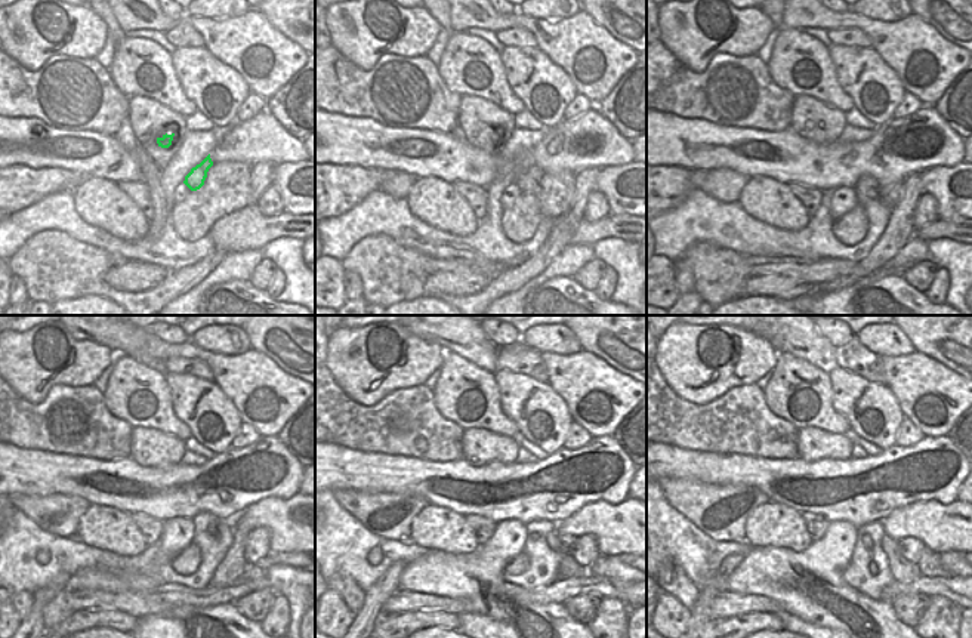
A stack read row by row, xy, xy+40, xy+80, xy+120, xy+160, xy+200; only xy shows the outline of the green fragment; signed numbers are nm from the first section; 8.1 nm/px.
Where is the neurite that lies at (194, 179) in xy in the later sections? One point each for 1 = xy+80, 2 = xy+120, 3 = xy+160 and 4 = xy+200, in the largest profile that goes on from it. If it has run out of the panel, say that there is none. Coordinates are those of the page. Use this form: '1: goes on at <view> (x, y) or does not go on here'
1: goes on at xy+80 (866, 185)
2: goes on at xy+120 (201, 521)
3: goes on at xy+160 (568, 567)
4: goes on at xy+200 (901, 570)

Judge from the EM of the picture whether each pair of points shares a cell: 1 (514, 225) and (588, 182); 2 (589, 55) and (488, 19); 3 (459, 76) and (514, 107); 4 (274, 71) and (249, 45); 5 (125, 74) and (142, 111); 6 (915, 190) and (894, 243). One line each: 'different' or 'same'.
1: different
2: same
3: same
4: same
5: different
6: same

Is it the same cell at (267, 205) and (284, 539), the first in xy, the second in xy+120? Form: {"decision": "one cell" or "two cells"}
{"decision": "two cells"}

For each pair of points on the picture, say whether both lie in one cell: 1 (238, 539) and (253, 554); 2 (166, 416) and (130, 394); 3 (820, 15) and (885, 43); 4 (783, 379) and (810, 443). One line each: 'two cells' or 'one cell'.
1: two cells
2: one cell
3: one cell
4: two cells

